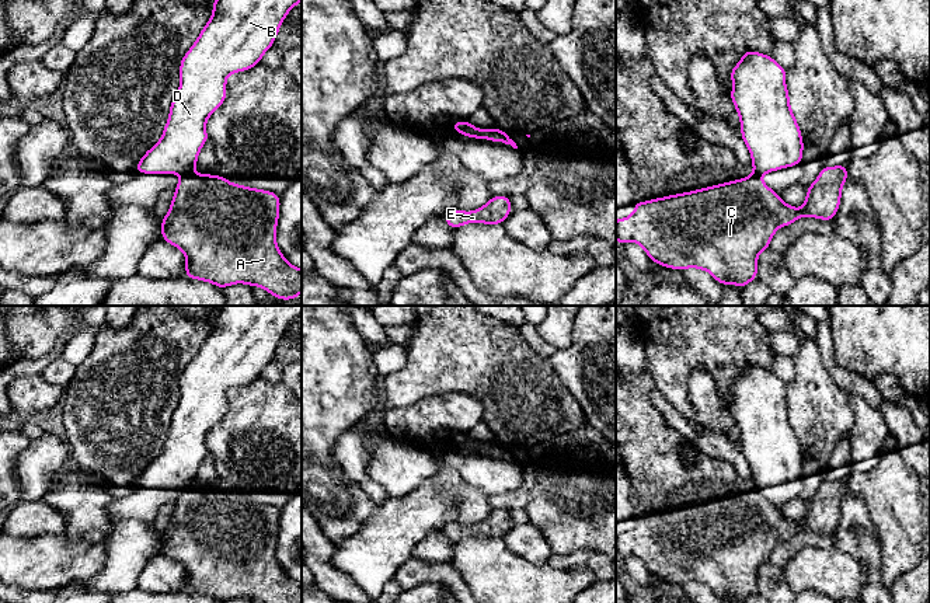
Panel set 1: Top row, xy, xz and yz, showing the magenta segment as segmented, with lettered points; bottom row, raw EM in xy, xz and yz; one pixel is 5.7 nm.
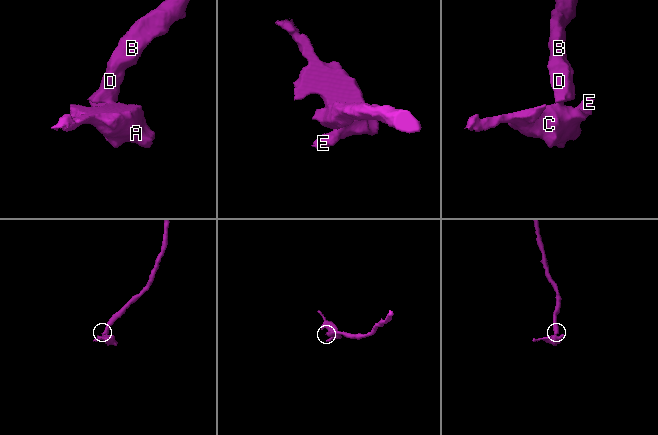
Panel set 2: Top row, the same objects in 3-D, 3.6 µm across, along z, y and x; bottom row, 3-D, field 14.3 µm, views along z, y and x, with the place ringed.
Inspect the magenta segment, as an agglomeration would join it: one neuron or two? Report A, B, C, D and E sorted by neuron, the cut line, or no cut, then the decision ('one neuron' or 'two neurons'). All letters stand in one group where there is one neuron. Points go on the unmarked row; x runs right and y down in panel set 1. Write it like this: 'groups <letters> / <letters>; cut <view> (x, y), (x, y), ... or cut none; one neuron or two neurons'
groups A C E / B D; cut xy (191, 487), (184, 490); two neurons

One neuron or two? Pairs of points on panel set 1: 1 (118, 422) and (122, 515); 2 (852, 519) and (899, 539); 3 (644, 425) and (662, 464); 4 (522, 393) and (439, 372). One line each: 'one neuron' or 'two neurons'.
1: two neurons
2: two neurons
3: one neuron
4: one neuron

